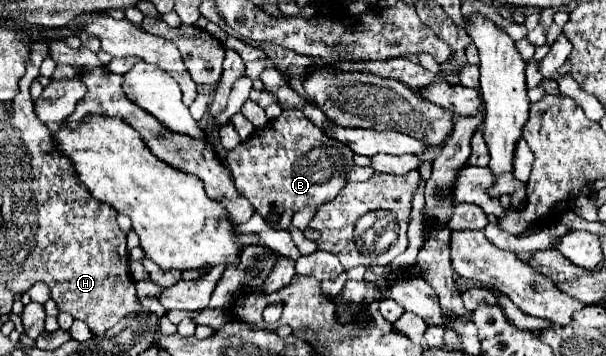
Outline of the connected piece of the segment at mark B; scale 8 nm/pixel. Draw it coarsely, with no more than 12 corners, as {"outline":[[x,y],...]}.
{"outline":[[286,109],[228,153],[238,193],[318,209],[346,185],[350,147]]}

